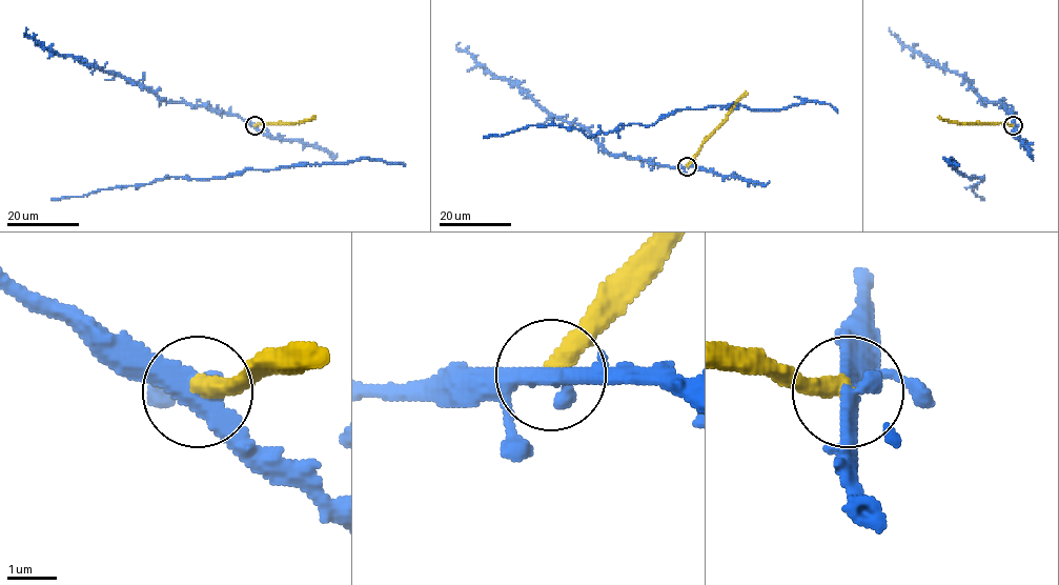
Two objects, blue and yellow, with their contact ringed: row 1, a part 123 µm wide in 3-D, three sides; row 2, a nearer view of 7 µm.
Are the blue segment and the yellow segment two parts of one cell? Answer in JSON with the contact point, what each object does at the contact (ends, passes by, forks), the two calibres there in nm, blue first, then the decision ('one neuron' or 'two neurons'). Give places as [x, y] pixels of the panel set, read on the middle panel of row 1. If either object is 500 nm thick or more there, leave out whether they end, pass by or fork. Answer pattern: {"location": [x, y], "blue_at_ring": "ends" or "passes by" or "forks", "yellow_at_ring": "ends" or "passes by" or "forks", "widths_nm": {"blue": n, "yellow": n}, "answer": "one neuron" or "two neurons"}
{"location": [687, 166], "blue_at_ring": "passes by", "yellow_at_ring": "ends", "widths_nm": {"blue": 440, "yellow": 400}, "answer": "two neurons"}

